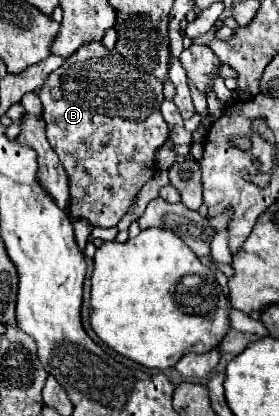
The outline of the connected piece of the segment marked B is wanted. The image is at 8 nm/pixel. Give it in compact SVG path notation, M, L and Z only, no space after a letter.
M90 41L90 43L84 43L74 55L70 55L66 61L64 61L64 65L60 65L56 71L52 71L48 77L46 77L46 81L44 81L44 85L42 85L42 89L40 89L40 101L42 101L42 105L44 105L44 111L42 111L42 119L44 119L44 123L46 123L46 137L48 137L48 141L50 141L50 145L54 147L54 151L58 153L58 157L60 157L60 161L62 161L62 165L64 165L64 169L66 169L66 173L68 173L68 179L70 179L70 203L68 203L68 213L70 213L70 217L72 219L88 219L92 225L96 225L96 227L114 227L120 219L122 219L122 215L130 209L130 205L132 205L132 201L136 199L136 195L138 195L138 191L142 189L142 185L146 183L146 181L150 181L152 179L152 175L154 175L154 171L156 171L156 165L154 165L154 151L162 145L162 143L166 143L166 139L168 139L168 125L166 125L166 121L162 119L162 113L160 113L160 103L162 103L162 99L164 99L164 95L162 95L162 83L156 79L156 77L152 77L152 75L148 75L148 73L140 73L138 69L134 69L116 49L112 49L112 51L108 51L102 43L98 43L98 41Z

